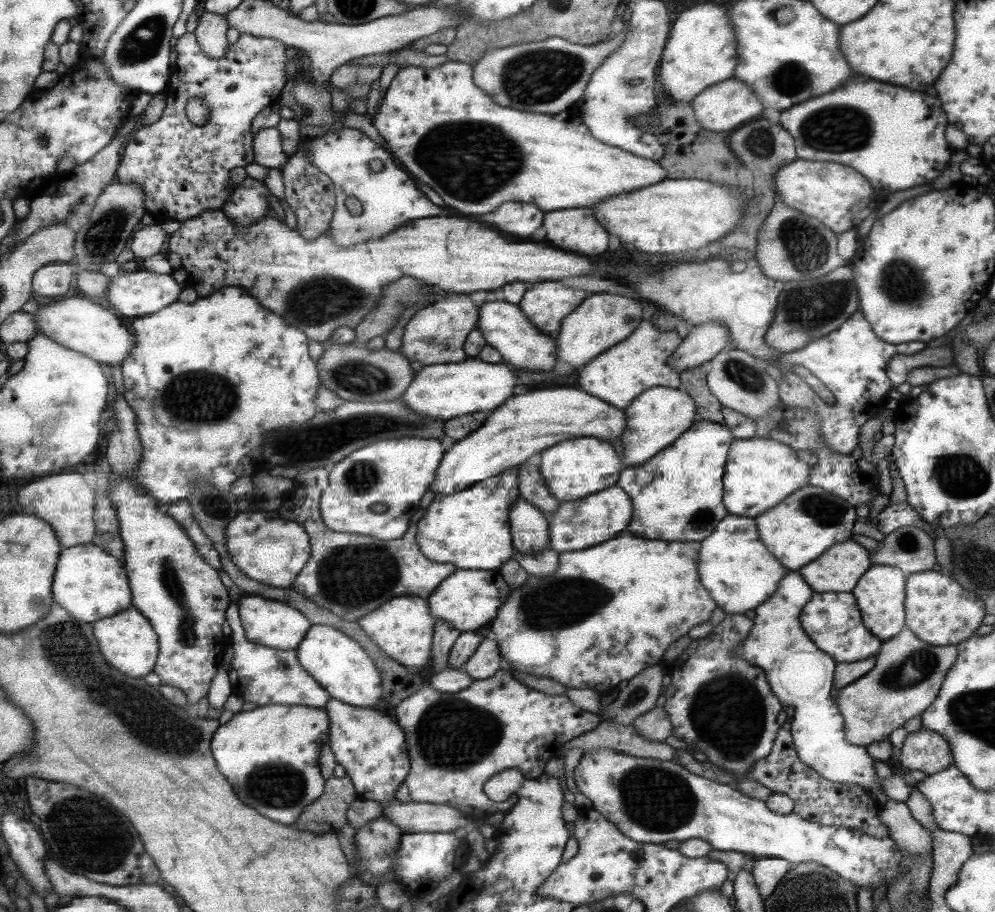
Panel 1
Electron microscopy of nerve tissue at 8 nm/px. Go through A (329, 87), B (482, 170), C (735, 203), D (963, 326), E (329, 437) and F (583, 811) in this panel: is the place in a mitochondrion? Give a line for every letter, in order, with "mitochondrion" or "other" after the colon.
A: other
B: mitochondrion
C: other
D: other
E: mitochondrion
F: other

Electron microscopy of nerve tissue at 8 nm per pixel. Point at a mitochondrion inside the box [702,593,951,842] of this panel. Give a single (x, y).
(918, 666)

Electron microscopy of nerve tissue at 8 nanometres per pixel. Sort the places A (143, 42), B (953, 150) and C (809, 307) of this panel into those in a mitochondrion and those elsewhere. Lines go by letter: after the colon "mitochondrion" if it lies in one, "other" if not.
A: mitochondrion
B: other
C: mitochondrion

